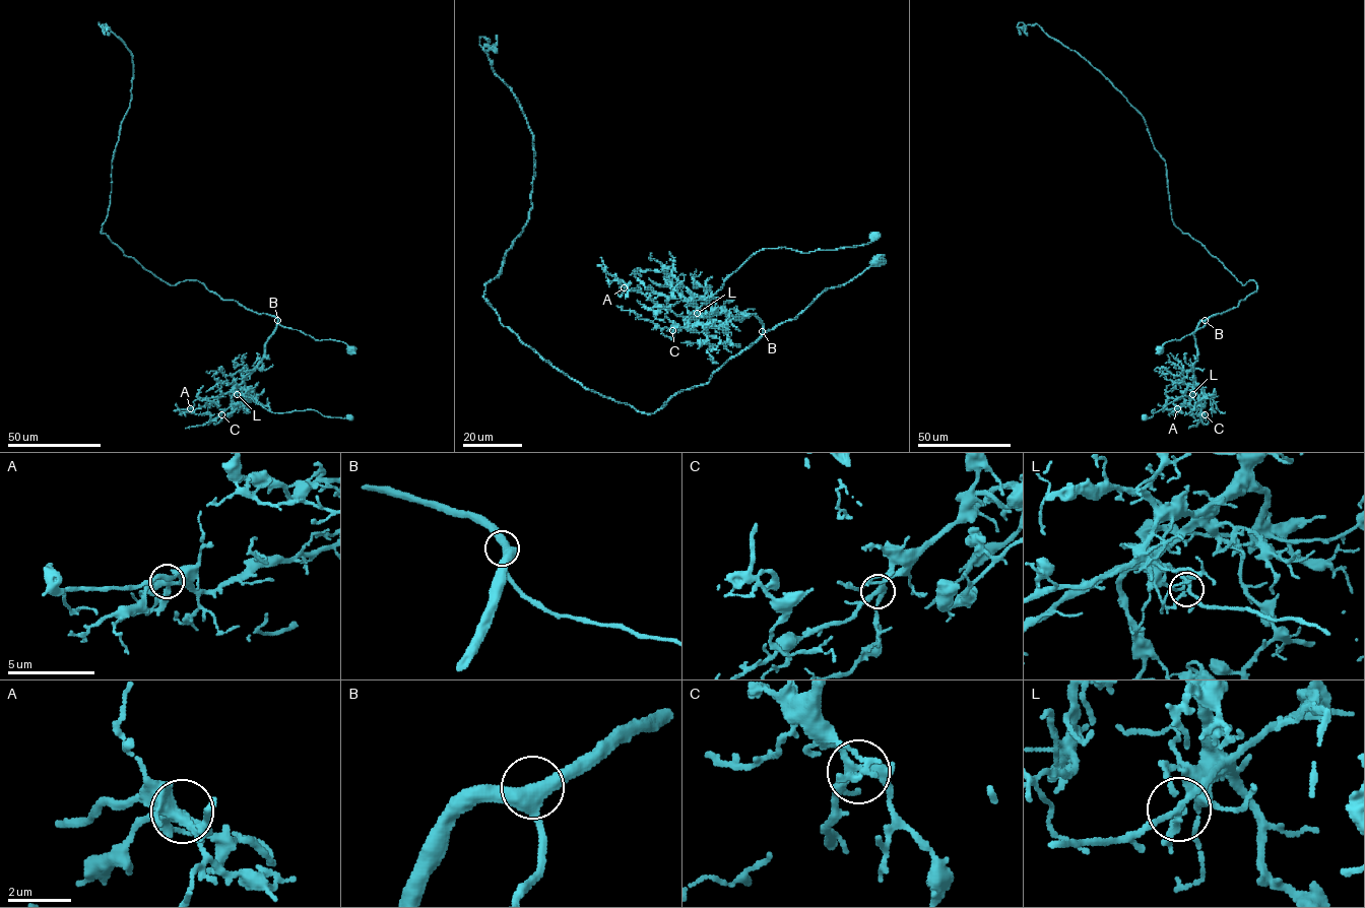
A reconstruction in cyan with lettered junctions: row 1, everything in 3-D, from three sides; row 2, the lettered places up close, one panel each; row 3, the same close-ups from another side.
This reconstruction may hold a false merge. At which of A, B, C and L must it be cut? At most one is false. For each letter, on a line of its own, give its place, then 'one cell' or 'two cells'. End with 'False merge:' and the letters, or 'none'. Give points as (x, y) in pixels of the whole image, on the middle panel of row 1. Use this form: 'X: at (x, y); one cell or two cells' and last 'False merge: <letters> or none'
A: at (624, 287); one cell
B: at (762, 331); one cell
C: at (672, 330); one cell
L: at (697, 313); two cells
False merge: L

